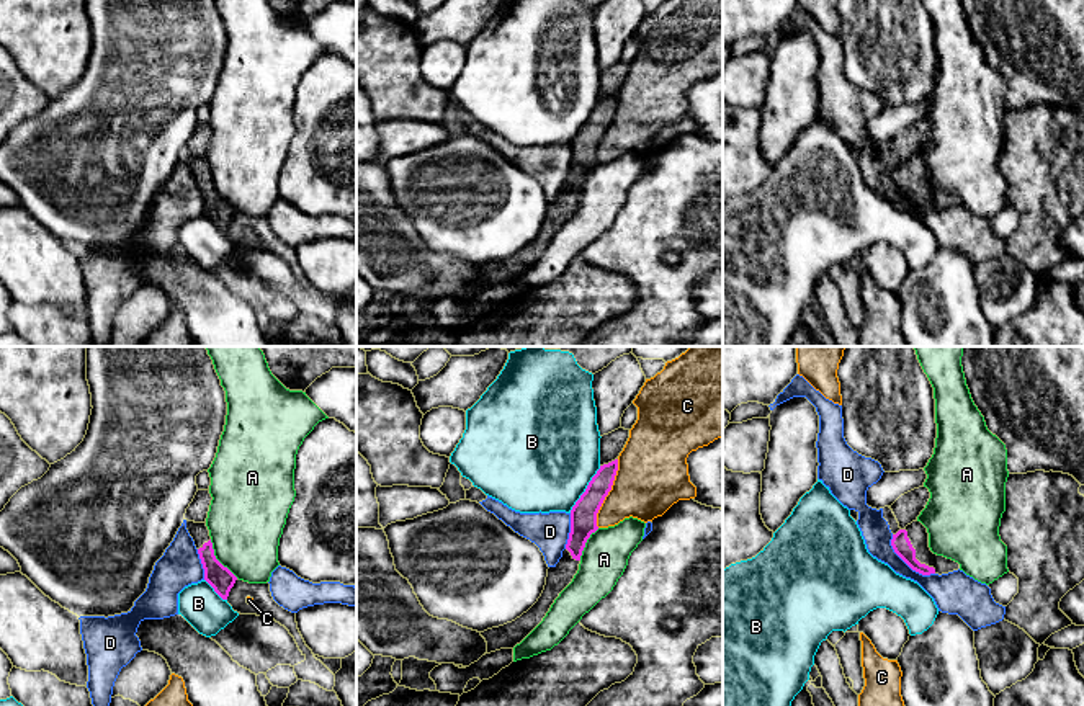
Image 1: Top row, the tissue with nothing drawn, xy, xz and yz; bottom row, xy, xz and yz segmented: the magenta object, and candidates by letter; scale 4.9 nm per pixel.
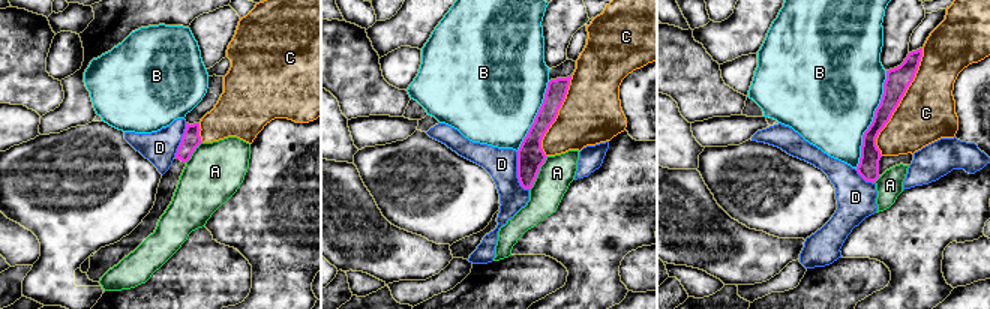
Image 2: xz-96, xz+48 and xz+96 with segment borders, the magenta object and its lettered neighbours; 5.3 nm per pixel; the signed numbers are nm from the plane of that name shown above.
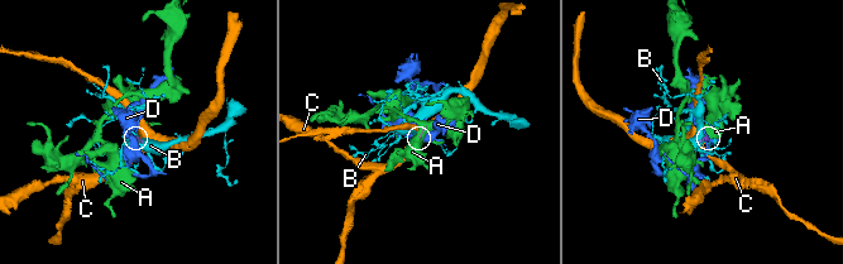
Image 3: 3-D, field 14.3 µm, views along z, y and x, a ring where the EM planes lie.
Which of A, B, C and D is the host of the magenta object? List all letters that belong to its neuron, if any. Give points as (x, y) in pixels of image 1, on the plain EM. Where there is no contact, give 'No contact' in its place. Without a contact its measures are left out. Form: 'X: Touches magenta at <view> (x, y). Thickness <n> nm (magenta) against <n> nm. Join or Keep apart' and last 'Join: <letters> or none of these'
A: Touches magenta at xy (216, 193). Thickness 120 nm (magenta) against 380 nm. Keep apart
B: Touches magenta at xz (586, 123). Thickness 130 nm (magenta) against 500 nm. Keep apart
C: Touches magenta at xz (607, 128). Thickness 130 nm (magenta) against 360 nm. Keep apart
D: Touches magenta at yz (906, 196). Thickness 90 nm (magenta) against 180 nm. Keep apart
Join: none of these

